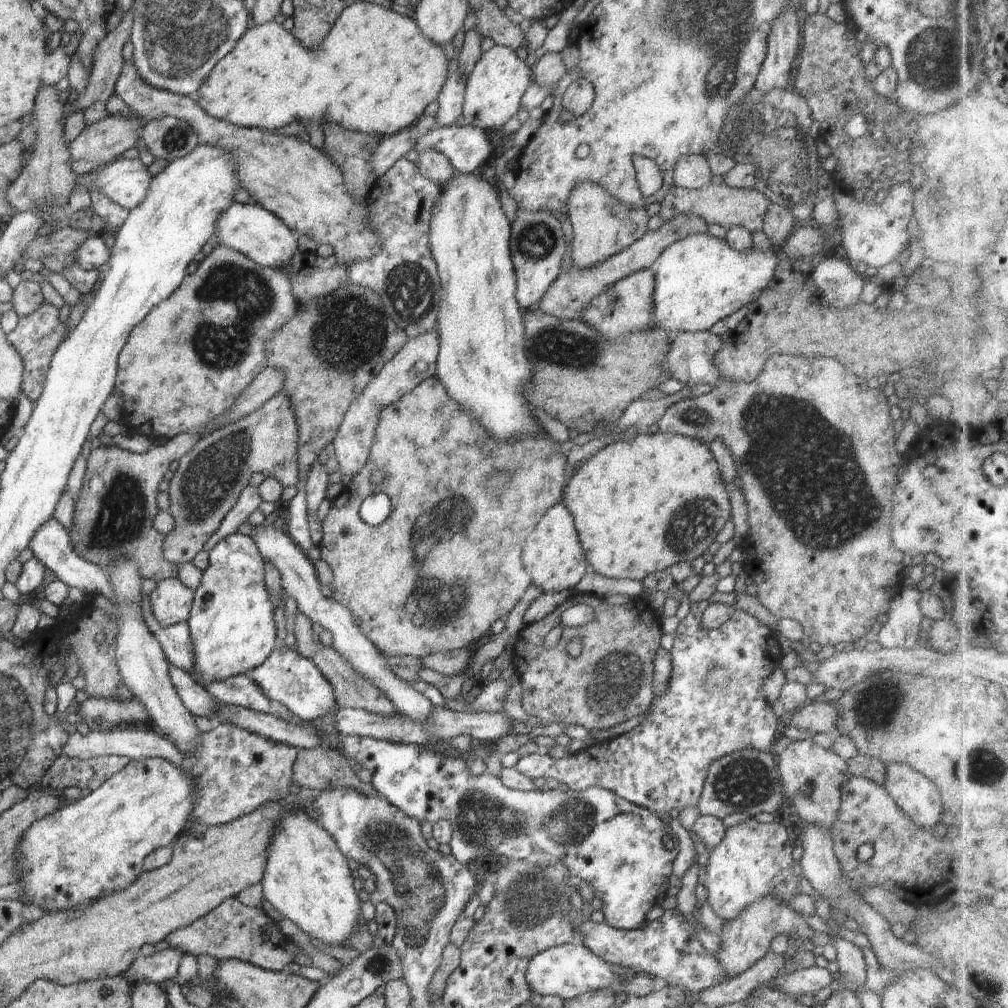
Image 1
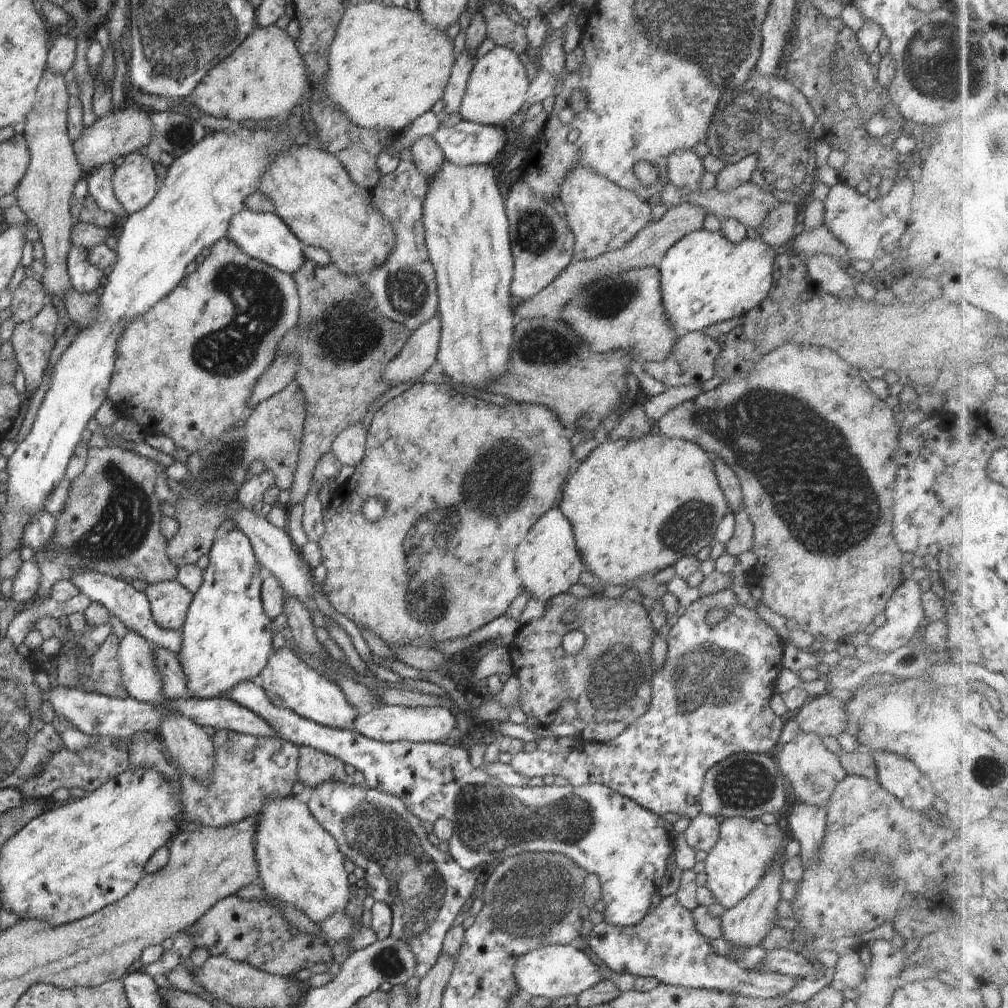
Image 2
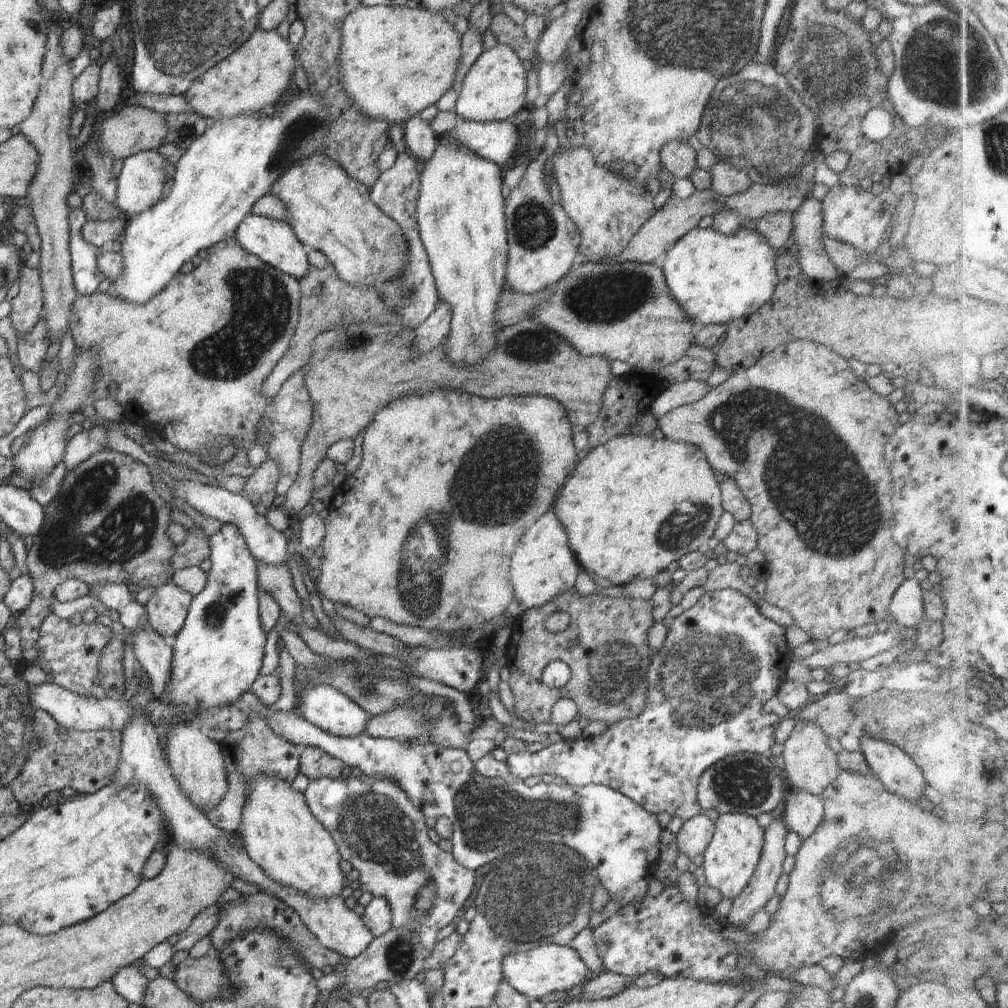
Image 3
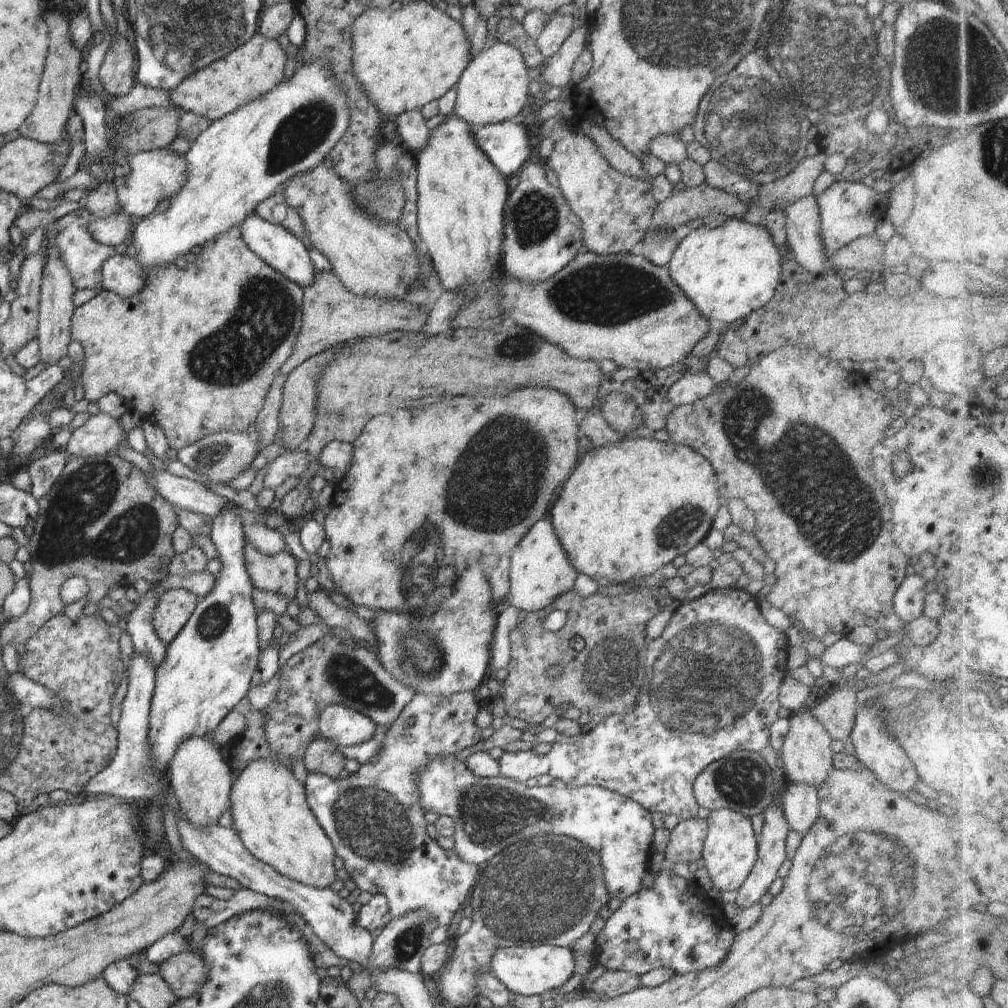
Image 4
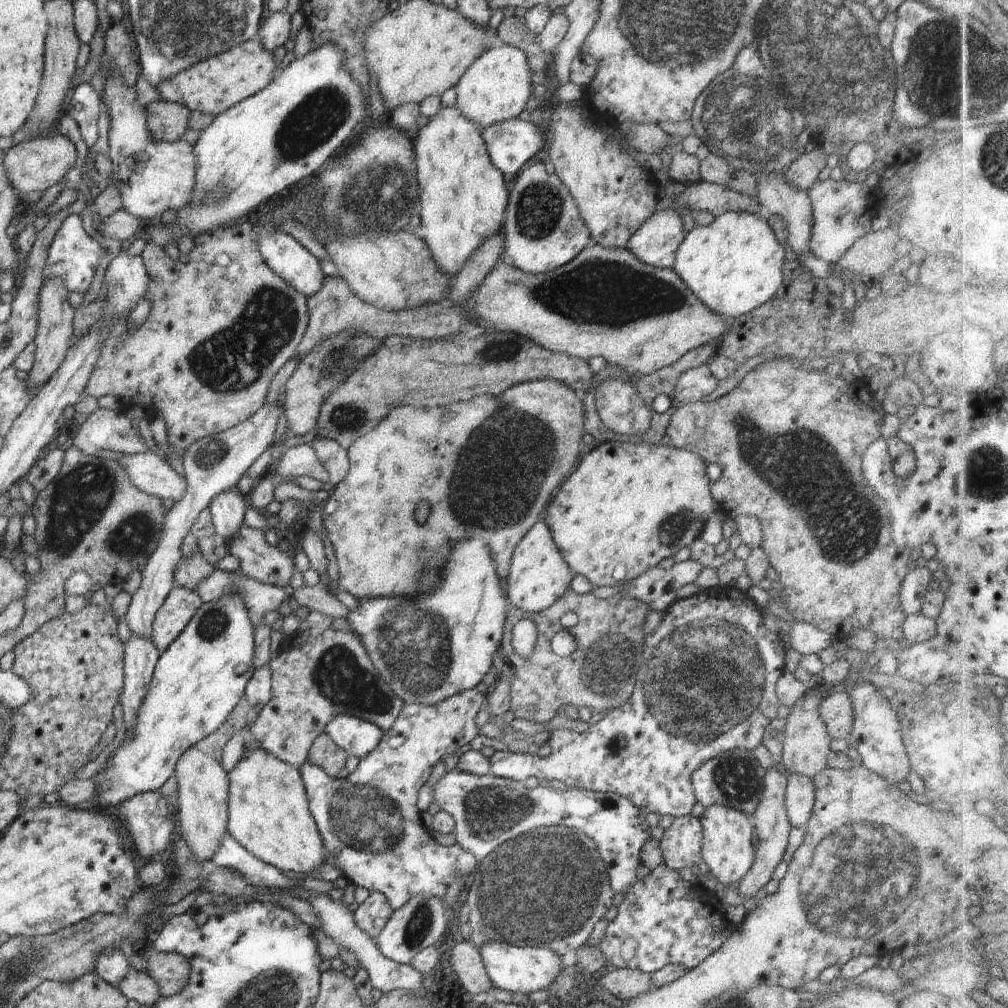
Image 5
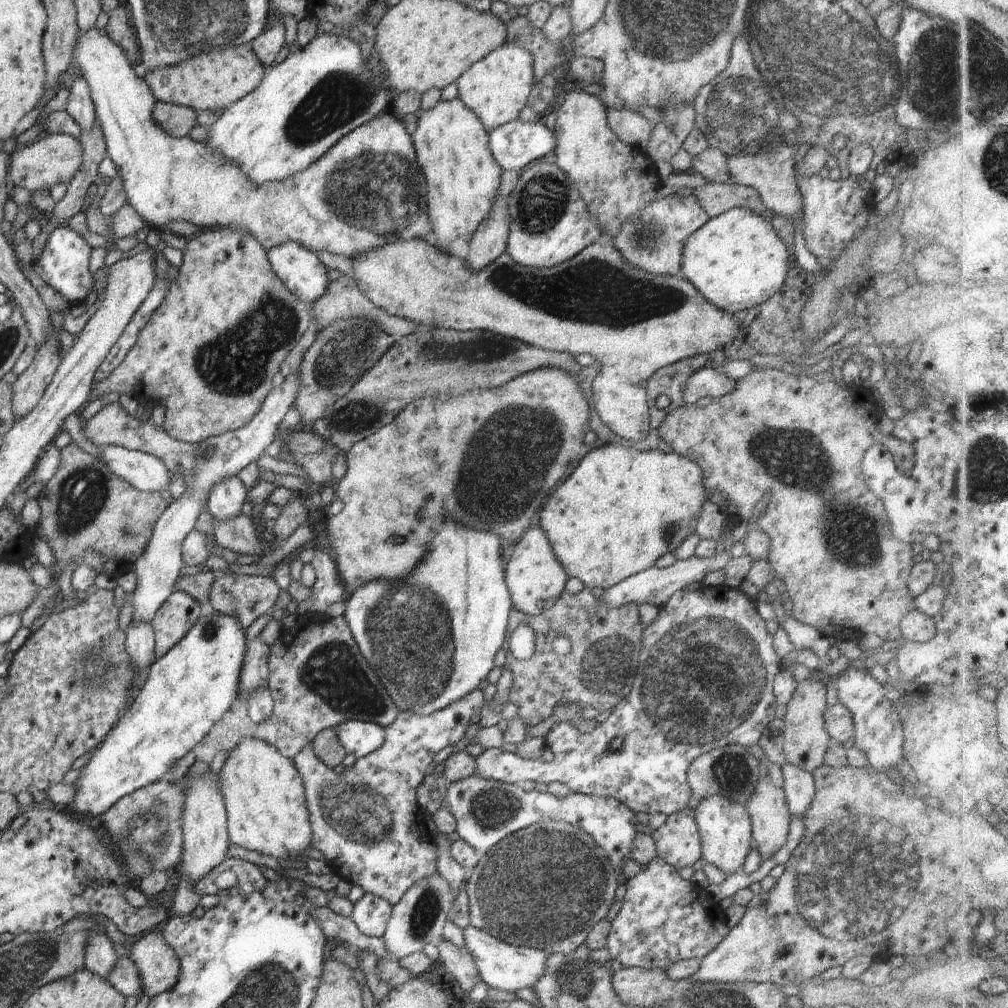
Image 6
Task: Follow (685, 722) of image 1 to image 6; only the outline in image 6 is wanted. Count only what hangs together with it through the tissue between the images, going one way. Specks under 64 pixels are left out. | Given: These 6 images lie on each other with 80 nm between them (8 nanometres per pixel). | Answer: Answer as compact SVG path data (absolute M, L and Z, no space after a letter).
M725 584L702 587L697 590L686 590L684 588L674 591L674 594L671 594L667 601L658 606L659 611L656 618L643 629L641 636L642 648L639 652L639 662L634 675L634 685L627 696L624 706L619 705L617 710L605 722L600 723L596 729L589 733L579 731L571 722L557 722L544 738L548 750L552 750L552 754L554 754L554 759L550 763L540 759L523 759L521 756L502 751L502 749L489 748L484 749L475 758L474 775L508 785L520 785L528 782L528 780L538 784L540 782L549 783L558 780L558 782L566 784L569 790L574 793L616 799L624 806L627 806L633 813L644 812L644 814L651 814L663 812L669 815L684 810L688 807L688 800L690 800L690 796L693 793L686 776L686 769L690 766L690 763L701 754L710 752L718 747L725 747L726 745L742 745L744 748L750 749L755 744L758 744L763 730L775 717L774 714L778 704L773 693L773 684L777 672L782 666L773 647L774 637L767 631L765 620L758 614L755 603L756 601L748 598L742 591L728 587Z

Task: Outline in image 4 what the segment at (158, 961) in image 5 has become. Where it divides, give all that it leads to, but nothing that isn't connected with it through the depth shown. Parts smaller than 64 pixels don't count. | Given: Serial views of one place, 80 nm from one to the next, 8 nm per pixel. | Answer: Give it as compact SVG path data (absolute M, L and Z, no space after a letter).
M178 953L158 964L158 975L178 999L193 995L206 980L204 963L196 953Z

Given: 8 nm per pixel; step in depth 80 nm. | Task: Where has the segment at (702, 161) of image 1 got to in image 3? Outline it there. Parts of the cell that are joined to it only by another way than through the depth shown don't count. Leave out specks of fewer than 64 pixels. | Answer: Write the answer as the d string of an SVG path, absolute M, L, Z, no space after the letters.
M667 142L660 147L659 155L663 168L676 178L689 178L689 174L698 167L696 151L687 143Z

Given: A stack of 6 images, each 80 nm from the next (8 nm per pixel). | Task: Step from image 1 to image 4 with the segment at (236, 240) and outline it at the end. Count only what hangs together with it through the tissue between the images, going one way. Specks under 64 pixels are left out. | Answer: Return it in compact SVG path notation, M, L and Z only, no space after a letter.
M252 211L238 227L241 230L243 241L268 266L271 266L276 272L284 275L288 280L300 285L303 290L306 287L312 286L312 283L315 281L316 270L312 265L309 250L288 229L260 218L255 211Z

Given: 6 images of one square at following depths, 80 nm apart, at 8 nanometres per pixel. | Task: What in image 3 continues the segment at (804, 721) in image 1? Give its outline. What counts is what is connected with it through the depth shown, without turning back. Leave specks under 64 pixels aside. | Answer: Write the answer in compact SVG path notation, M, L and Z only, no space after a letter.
M846 692L830 693L808 703L799 712L799 720L815 724L828 738L844 736L856 717L854 700Z

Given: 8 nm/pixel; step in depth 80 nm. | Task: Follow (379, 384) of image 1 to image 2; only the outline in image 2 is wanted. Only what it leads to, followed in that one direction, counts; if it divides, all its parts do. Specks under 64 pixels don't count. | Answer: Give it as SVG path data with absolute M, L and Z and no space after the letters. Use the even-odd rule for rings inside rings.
M437 312L410 335L398 356L387 366L385 381L397 385L422 376L437 361L441 339L441 316ZM362 421L344 429L333 441L331 452L346 466L356 466L365 453L367 434L362 429Z

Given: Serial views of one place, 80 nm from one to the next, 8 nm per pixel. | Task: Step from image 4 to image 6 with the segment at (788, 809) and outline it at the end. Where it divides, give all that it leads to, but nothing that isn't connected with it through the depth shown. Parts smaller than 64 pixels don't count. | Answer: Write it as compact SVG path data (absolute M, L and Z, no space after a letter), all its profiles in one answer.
M788 762L781 766L781 773L789 811L803 819L815 795L813 773Z

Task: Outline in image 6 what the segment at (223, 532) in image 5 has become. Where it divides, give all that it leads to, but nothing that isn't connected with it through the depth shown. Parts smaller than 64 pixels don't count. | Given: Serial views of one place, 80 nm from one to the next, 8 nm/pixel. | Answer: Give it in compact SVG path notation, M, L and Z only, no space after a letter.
M236 475L225 478L212 486L207 508L213 518L221 521L238 516L247 501L247 488Z

